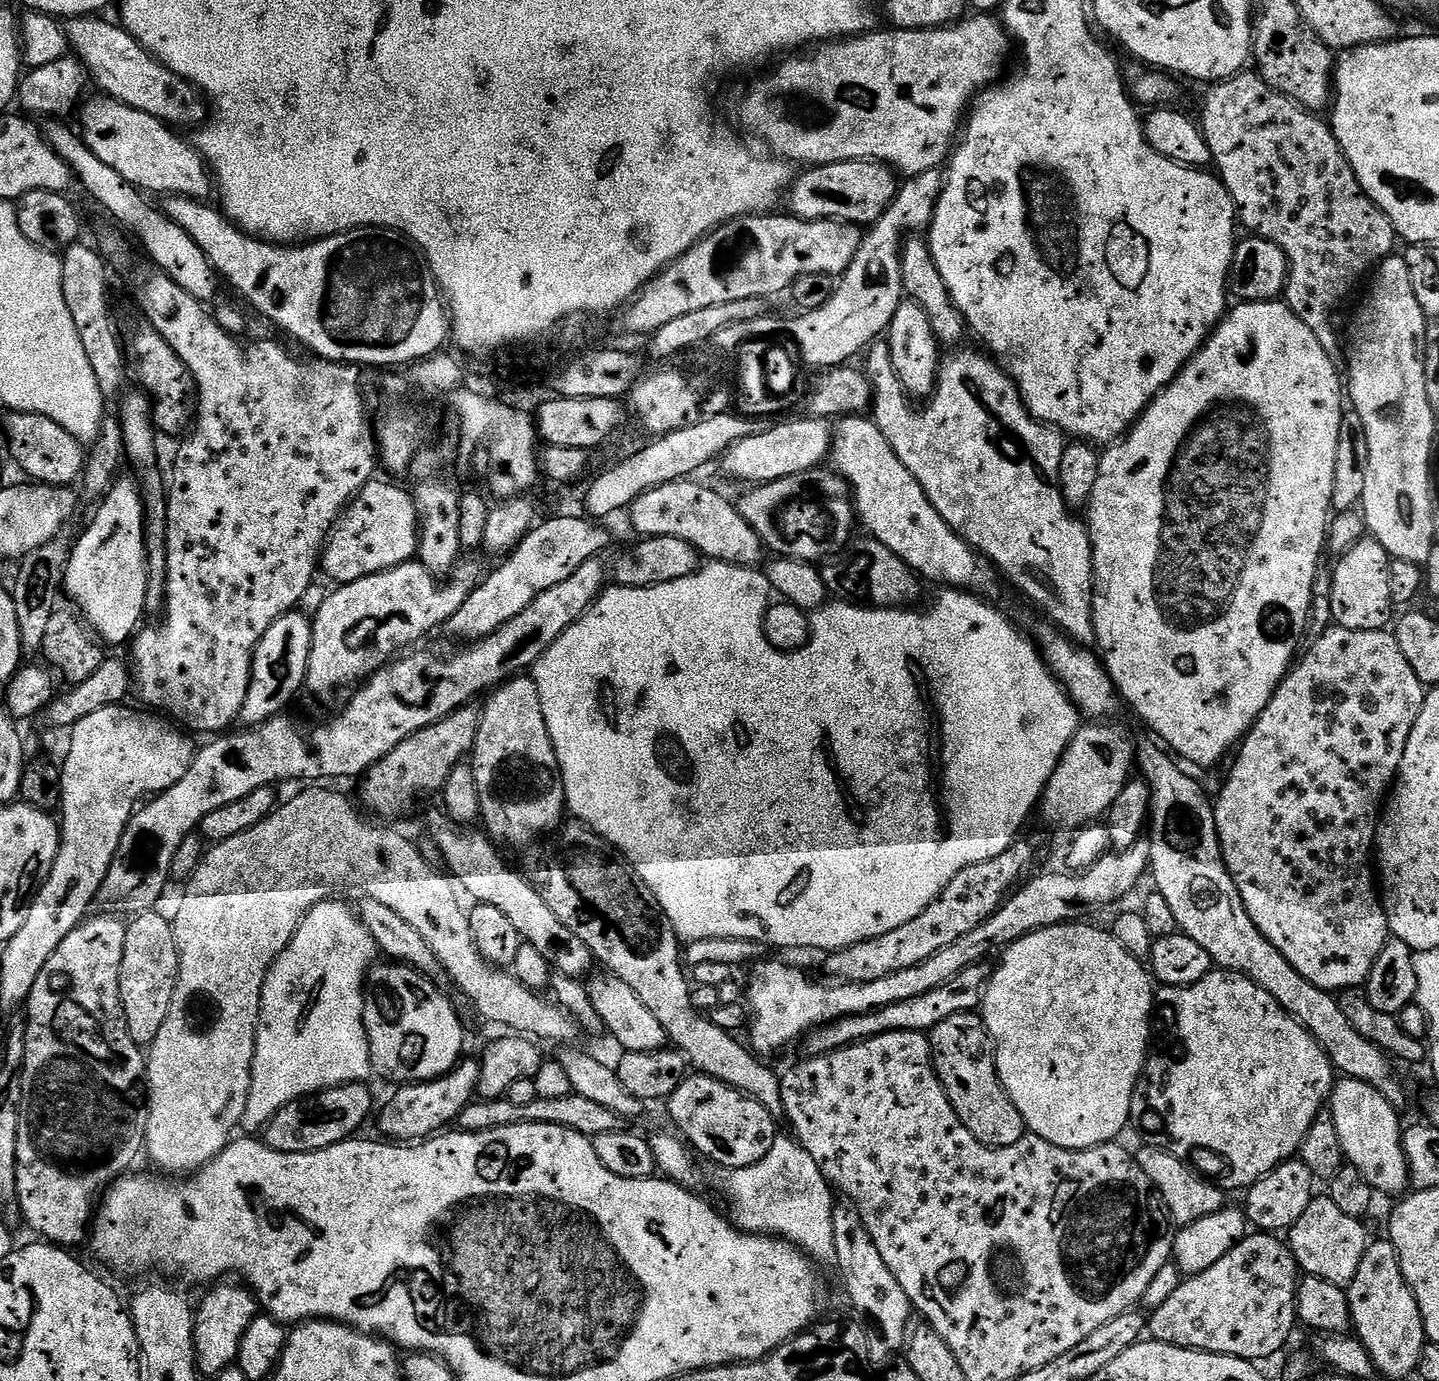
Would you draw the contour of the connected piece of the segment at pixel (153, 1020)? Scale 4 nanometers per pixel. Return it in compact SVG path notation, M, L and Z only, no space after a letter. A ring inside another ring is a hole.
M160 910L141 912L131 917L126 930L126 950L122 950L122 970L120 971L120 993L122 1006L126 1014L126 1026L130 1030L130 1038L141 1046L150 1046L154 1038L158 1038L158 1030L162 1030L162 1022L170 1014L170 1002L174 998L174 990L180 973L178 946L174 942L174 930L171 919L163 916Z

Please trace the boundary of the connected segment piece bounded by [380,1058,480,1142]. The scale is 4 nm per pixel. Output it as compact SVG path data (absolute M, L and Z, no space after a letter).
M461 1059L448 1075L439 1076L437 1080L397 1087L380 1112L380 1128L388 1135L385 1137L396 1142L420 1142L443 1133L451 1125L448 1124L451 1120L452 1123L459 1121L460 1111L473 1103L477 1095L480 1061L468 1059Z

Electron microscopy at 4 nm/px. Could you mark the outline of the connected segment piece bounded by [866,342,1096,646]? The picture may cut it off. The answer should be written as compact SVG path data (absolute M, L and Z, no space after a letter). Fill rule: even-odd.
M876 342L871 345L867 349L866 356L868 355L868 368L866 367L866 375L871 380L872 384L872 405L871 405L871 415L874 417L876 425L878 426L878 430L882 430L882 434L886 434L886 442L890 442L890 446L894 450L894 454L898 454L898 458L902 462L902 466L906 466L906 470L910 470L910 474L914 474L914 478L918 482L918 486L922 486L922 490L926 494L926 498L930 498L930 502L934 506L934 510L938 510L938 514L942 514L942 518L950 525L953 530L958 533L959 536L962 537L968 543L975 552L980 553L981 556L984 557L985 560L988 561L989 564L992 565L993 568L996 569L997 573L1001 577L1004 576L1009 580L1010 583L1013 584L1014 587L1017 588L1018 591L1021 592L1022 595L1025 596L1026 599L1029 600L1030 603L1033 604L1034 607L1037 608L1038 611L1044 615L1044 618L1047 618L1055 627L1059 628L1064 635L1069 636L1072 640L1076 641L1077 644L1081 646L1092 646L1095 645L1096 642L1096 631L1094 630L1094 618L1092 617L1092 590L1094 587L1094 573L1092 570L1092 540L1088 536L1088 526L1087 523L1083 519L1075 520L1073 509L1068 507L1068 503L1062 498L1062 494L1060 493L1060 467L1062 466L1062 454L1064 453L1064 446L1066 443L1065 437L1061 435L1057 429L1053 428L1051 424L1042 424L1040 421L1035 420L1031 414L1028 412L1028 407L1024 405L1024 399L1020 397L1020 392L1016 389L1016 383L1013 382L1010 377L1008 377L1007 372L1004 371L1003 368L1000 367L999 364L996 363L995 359L991 355L985 354L983 351L980 352L956 352L960 350L952 350L952 352L943 357L942 363L940 365L940 371L936 378L936 388L932 392L931 396L927 397L926 403L928 404L925 408L920 408L916 412L916 408L913 401L910 399L907 392L904 391L904 387L902 386L902 382L898 378L898 374L894 370L894 366L890 362L890 350L888 349L887 343L884 342Z

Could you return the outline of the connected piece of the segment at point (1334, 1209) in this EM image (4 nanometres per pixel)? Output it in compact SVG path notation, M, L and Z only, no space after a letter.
M1327 1194L1313 1195L1302 1218L1286 1233L1286 1243L1294 1254L1297 1269L1314 1278L1347 1286L1354 1274L1358 1274L1362 1254L1366 1254L1370 1243L1364 1223L1363 1219L1350 1218L1350 1214L1345 1214Z

